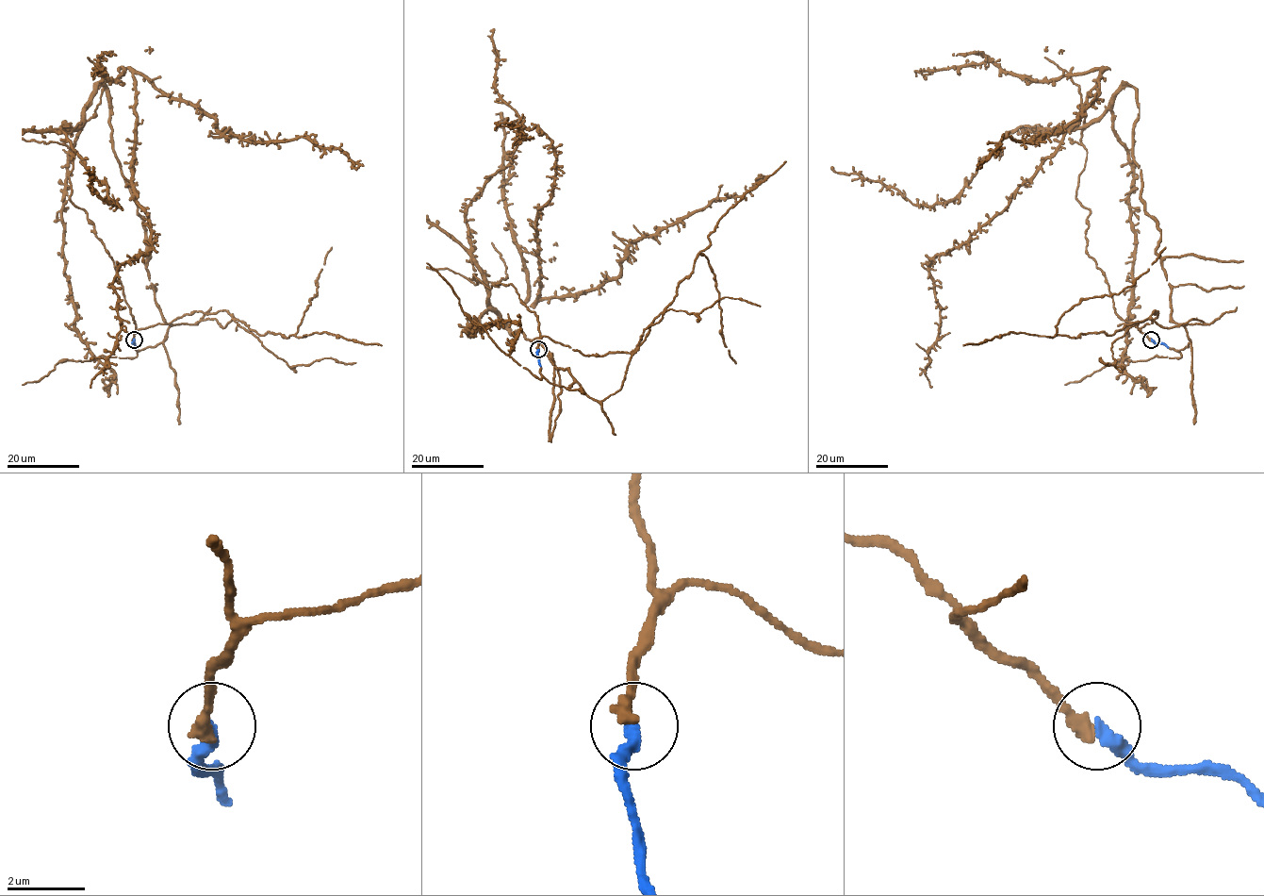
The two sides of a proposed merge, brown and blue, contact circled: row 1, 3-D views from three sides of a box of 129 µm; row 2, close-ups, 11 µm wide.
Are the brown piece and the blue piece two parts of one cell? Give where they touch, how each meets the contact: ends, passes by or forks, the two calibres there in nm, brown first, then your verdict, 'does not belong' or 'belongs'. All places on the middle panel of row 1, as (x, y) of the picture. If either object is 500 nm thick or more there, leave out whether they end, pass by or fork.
place (538, 349); brown ends; blue ends; calibres 400 and 360 nm; belongs

